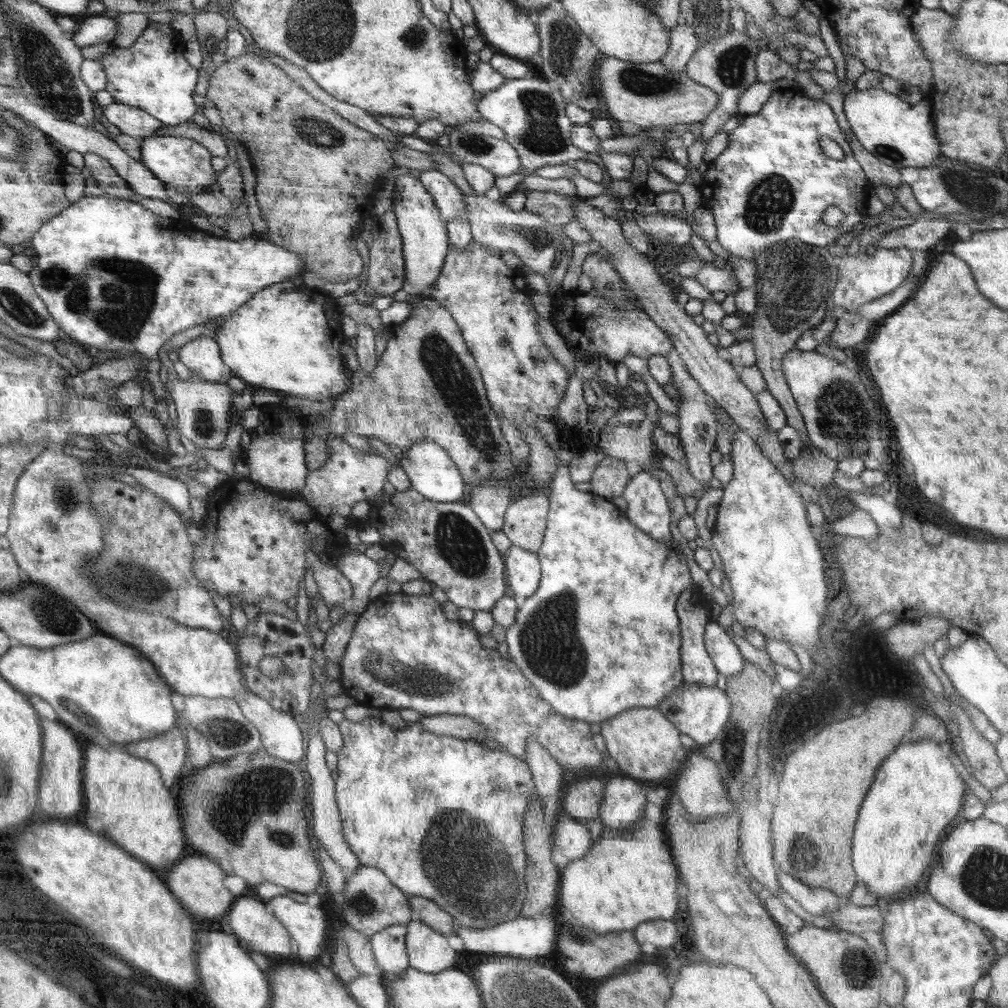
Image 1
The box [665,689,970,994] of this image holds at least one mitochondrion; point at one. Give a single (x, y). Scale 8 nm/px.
(858, 970)

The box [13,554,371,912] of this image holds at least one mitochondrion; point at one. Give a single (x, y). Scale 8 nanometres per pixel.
(250, 793)

